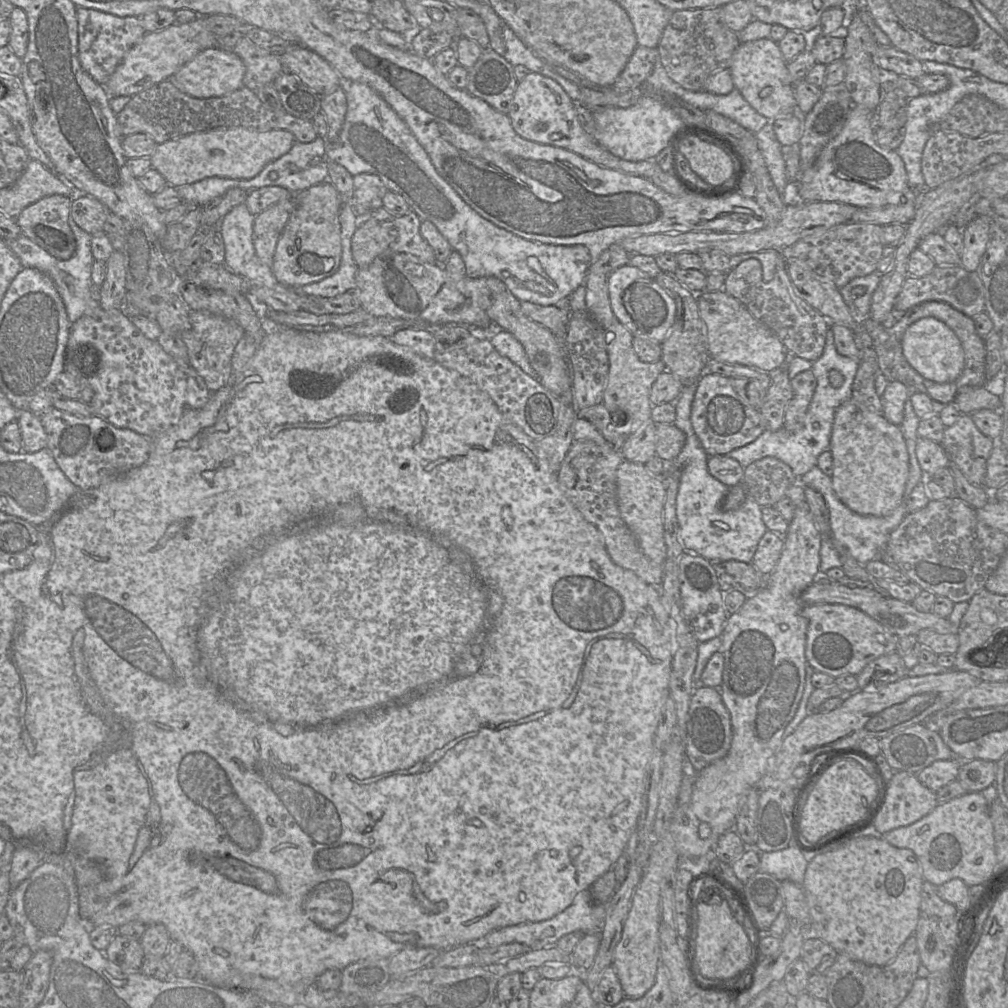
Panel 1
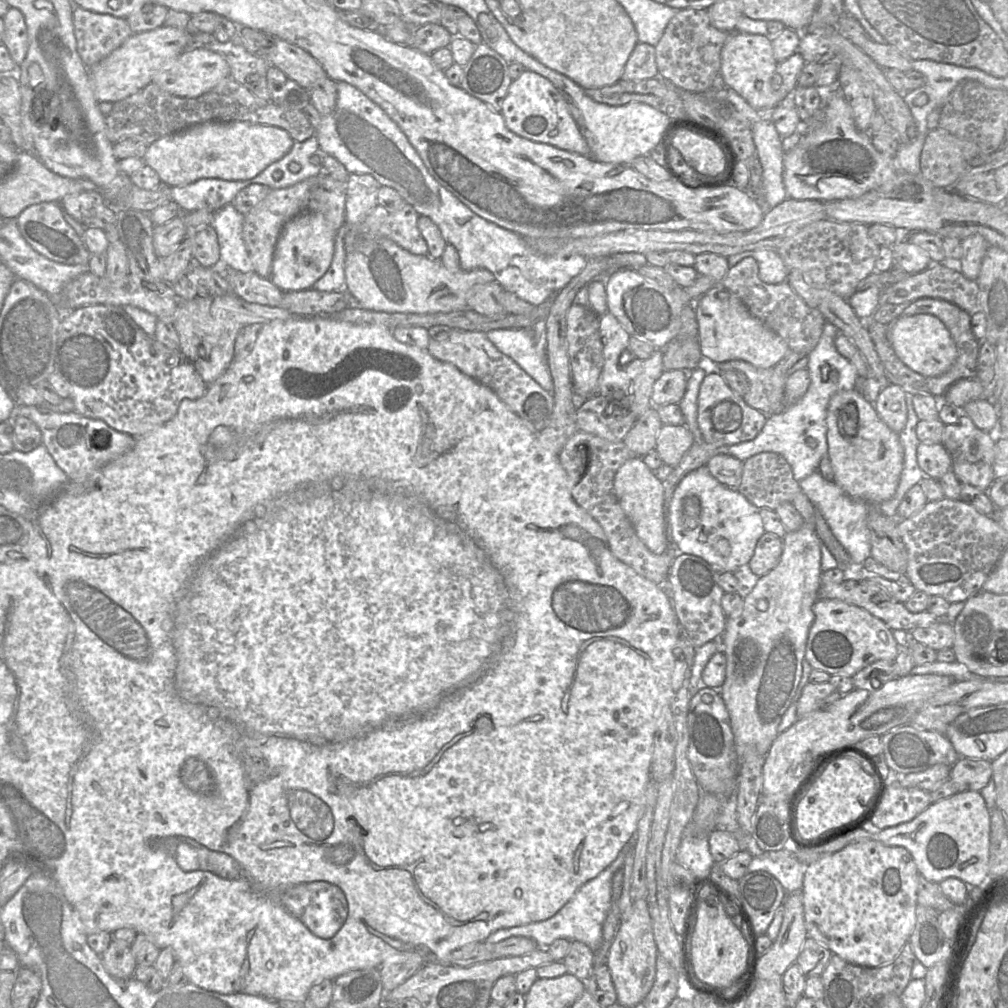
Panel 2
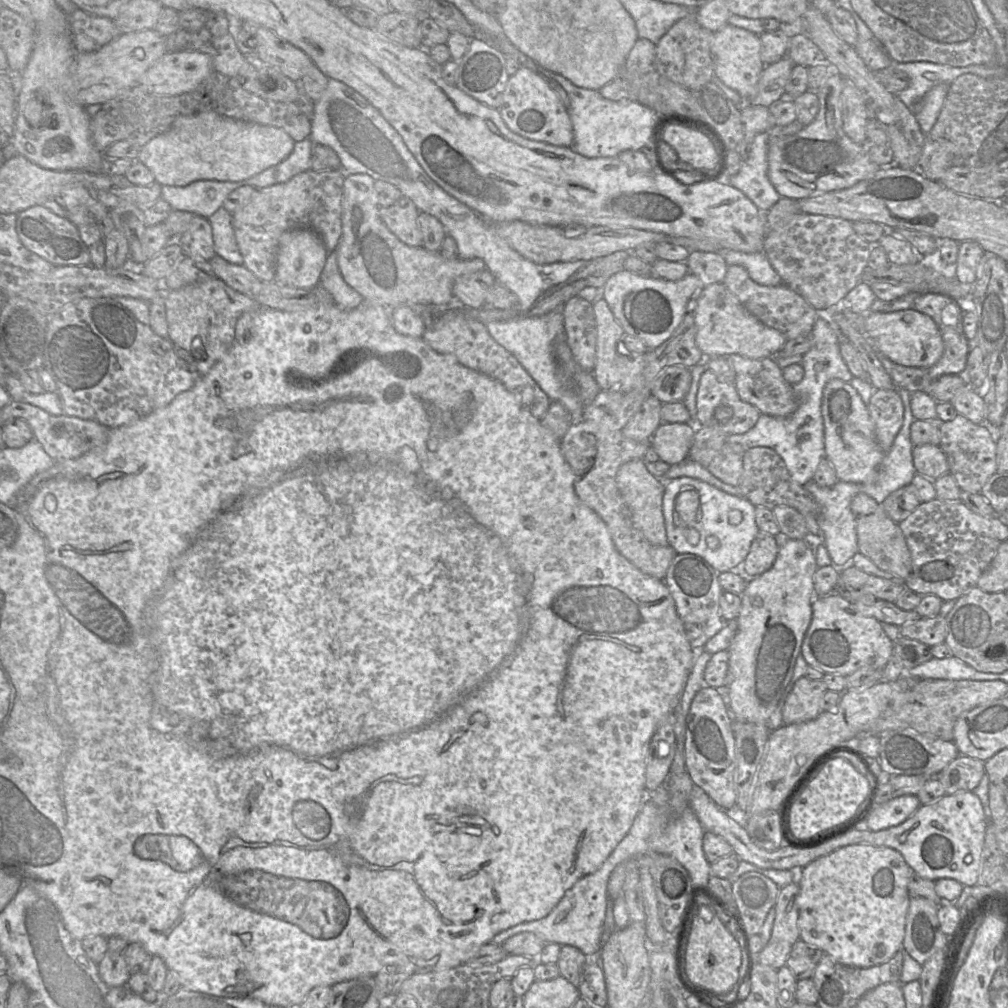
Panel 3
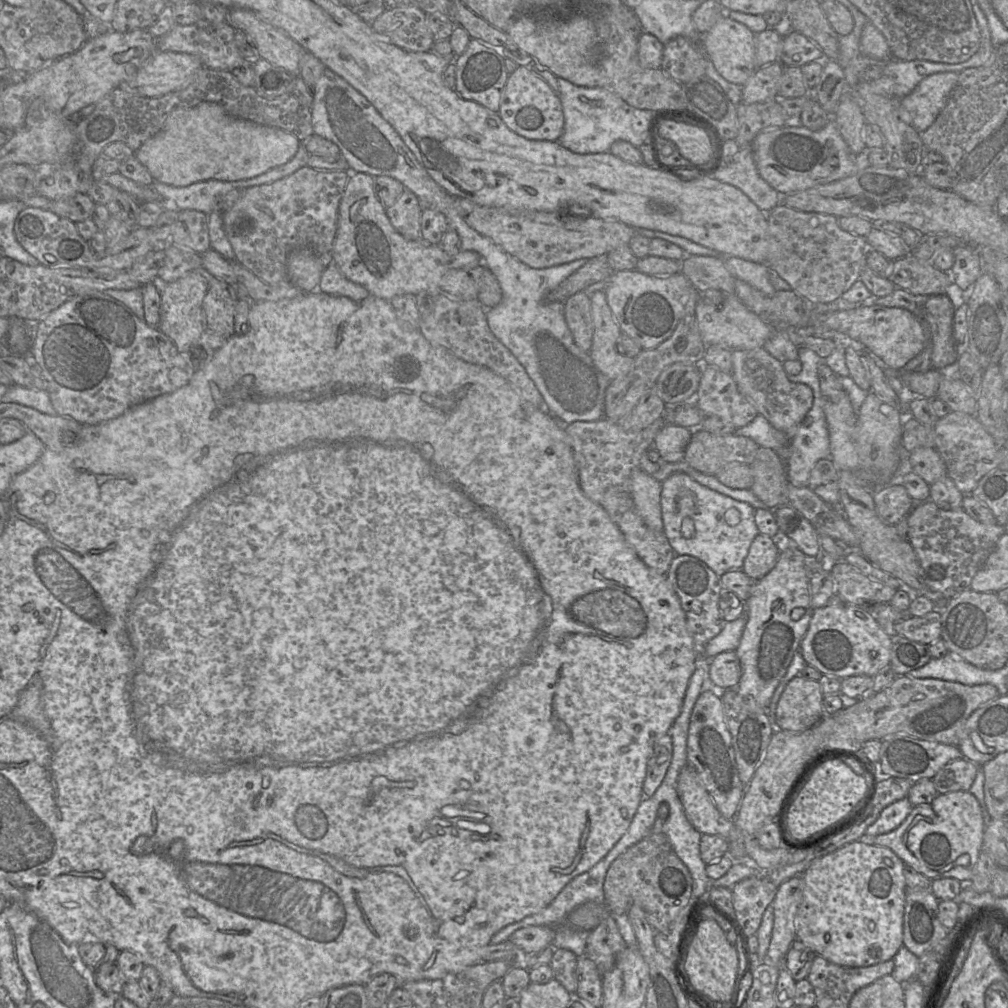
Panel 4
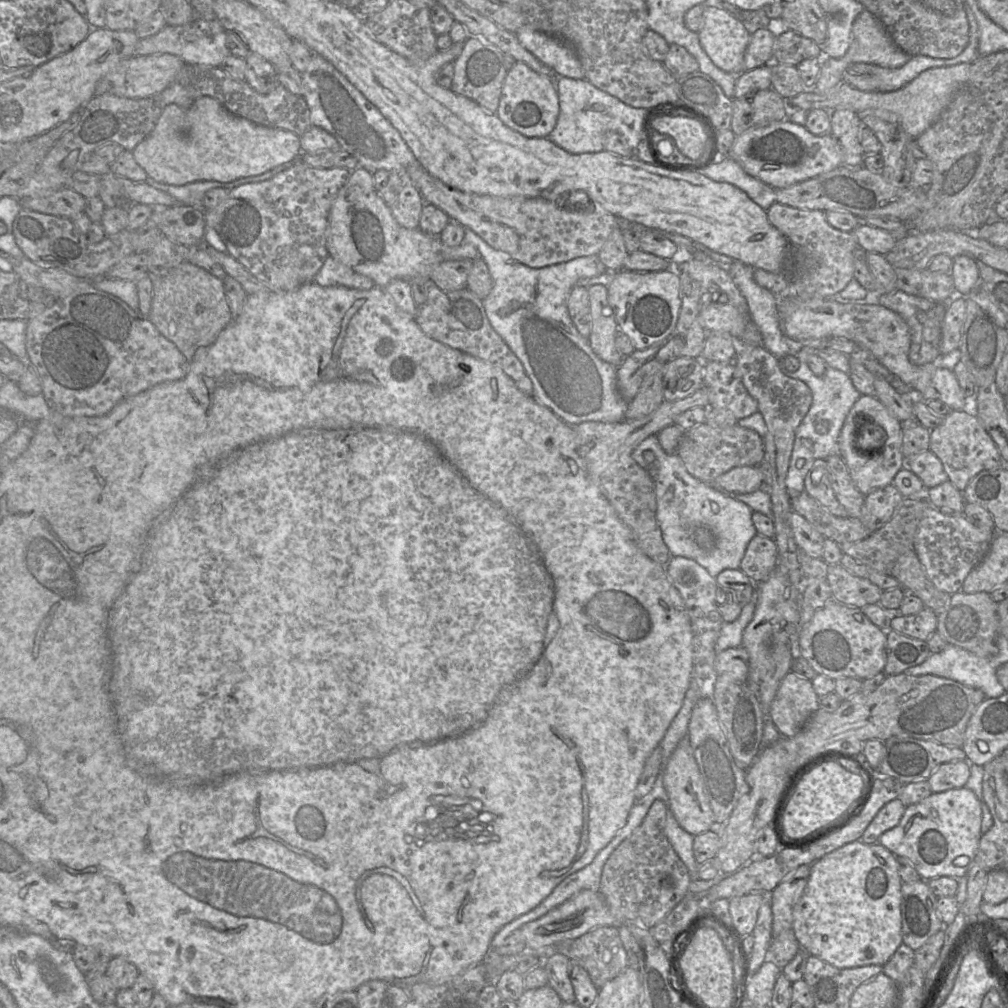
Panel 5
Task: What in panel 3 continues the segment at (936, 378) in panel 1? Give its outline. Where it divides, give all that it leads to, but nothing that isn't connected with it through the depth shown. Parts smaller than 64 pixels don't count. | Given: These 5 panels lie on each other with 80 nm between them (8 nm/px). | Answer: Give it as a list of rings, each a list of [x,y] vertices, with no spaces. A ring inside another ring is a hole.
[[[908,309],[894,312],[867,312],[865,333],[874,349],[891,361],[909,367],[929,368],[942,356],[943,341],[935,322],[927,315]]]

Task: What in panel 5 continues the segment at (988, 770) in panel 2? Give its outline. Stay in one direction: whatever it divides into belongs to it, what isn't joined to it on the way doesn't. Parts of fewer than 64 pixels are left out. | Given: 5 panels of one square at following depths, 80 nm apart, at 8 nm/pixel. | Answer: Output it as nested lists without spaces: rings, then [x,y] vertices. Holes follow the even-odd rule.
[[[967,760],[951,761],[937,766],[928,778],[932,793],[965,787],[970,777],[971,763]]]

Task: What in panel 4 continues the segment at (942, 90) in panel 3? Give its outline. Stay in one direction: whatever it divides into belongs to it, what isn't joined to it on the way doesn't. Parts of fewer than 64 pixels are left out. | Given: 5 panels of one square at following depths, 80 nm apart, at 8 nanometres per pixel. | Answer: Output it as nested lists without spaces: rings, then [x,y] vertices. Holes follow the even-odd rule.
[[[955,72],[926,76],[909,95],[899,99],[901,118],[919,133],[926,131],[945,106],[958,76]]]

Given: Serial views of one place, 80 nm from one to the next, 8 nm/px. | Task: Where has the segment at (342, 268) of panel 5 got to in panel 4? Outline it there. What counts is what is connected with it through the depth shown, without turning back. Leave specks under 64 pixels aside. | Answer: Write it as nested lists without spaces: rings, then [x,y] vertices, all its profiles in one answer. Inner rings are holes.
[[[330,263],[324,269],[318,290],[329,295],[344,296],[353,301],[362,301],[370,295],[366,288],[347,279],[335,263]]]

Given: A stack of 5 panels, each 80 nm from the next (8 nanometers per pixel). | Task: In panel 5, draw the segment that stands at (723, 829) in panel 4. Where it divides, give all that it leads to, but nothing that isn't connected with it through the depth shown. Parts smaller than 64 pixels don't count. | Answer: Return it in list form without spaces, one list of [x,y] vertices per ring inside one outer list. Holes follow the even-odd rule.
[[[688,733],[667,762],[663,785],[669,798],[669,808],[682,829],[694,837],[711,829],[721,829],[715,827],[714,814],[704,791],[703,779],[693,755]]]

